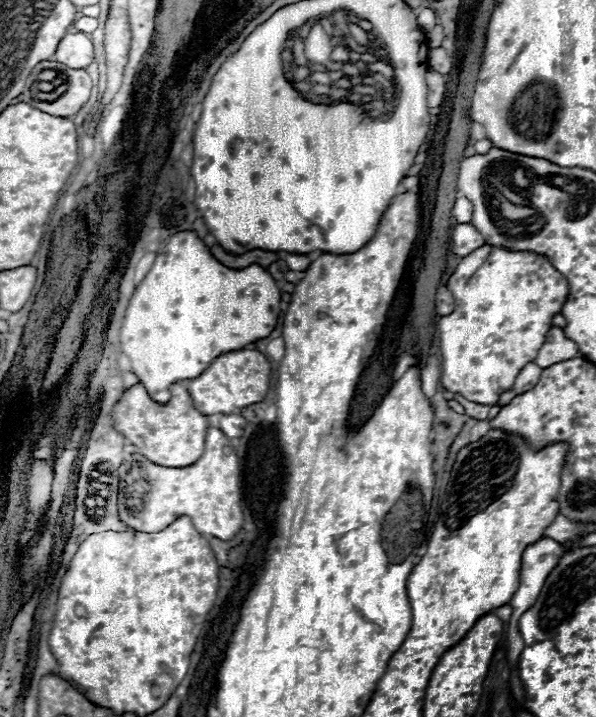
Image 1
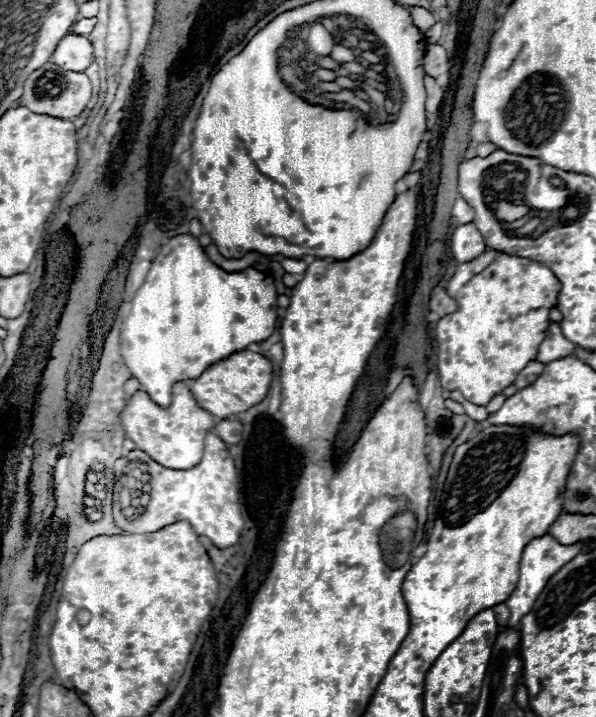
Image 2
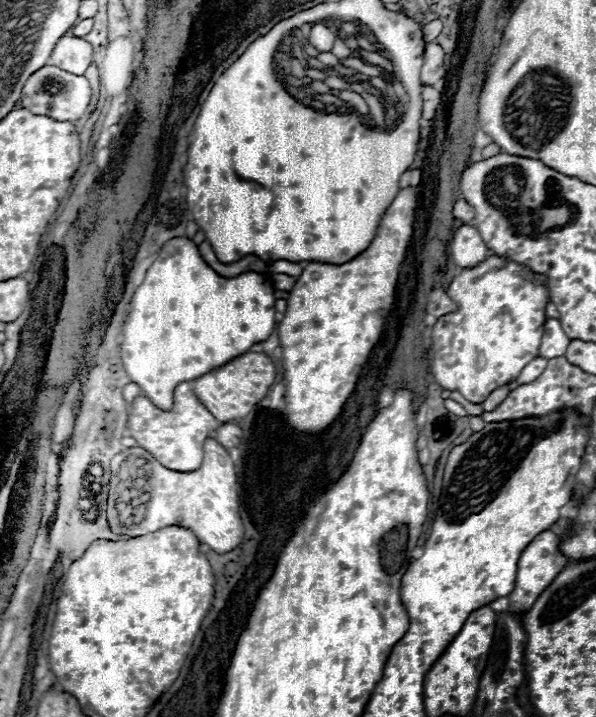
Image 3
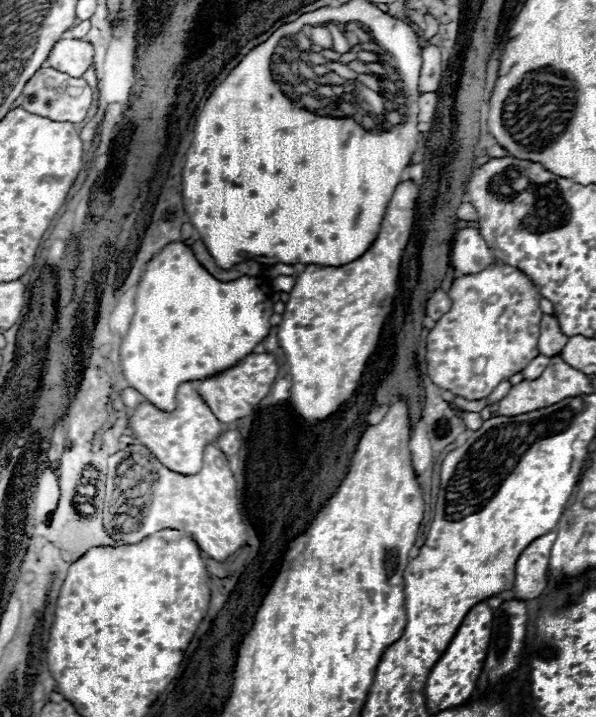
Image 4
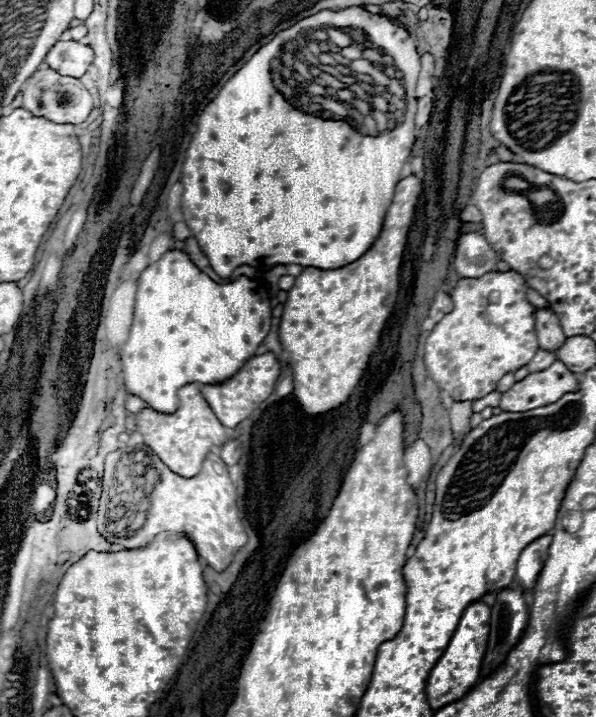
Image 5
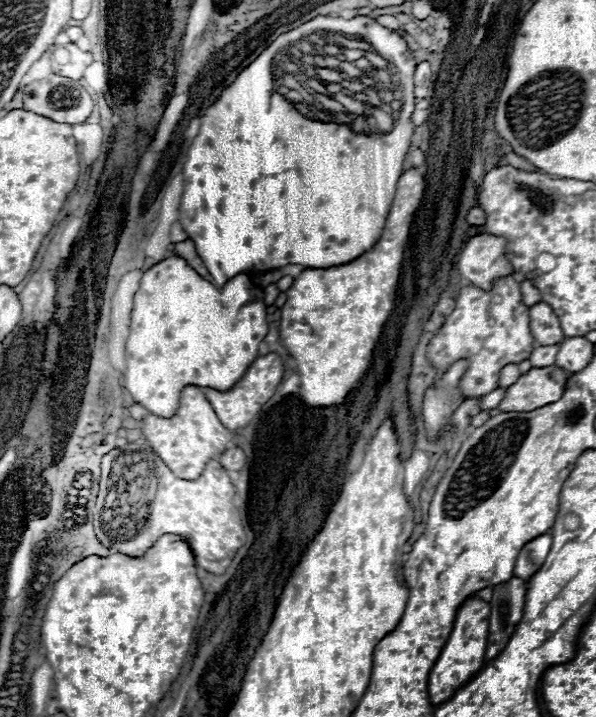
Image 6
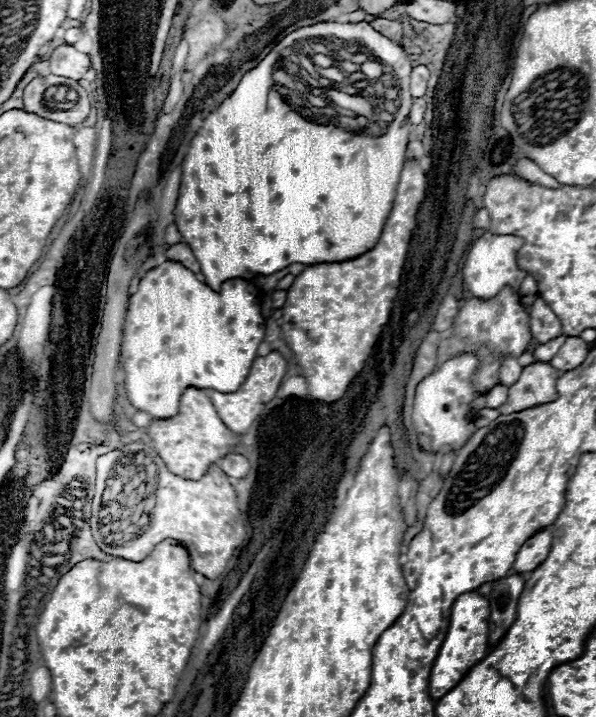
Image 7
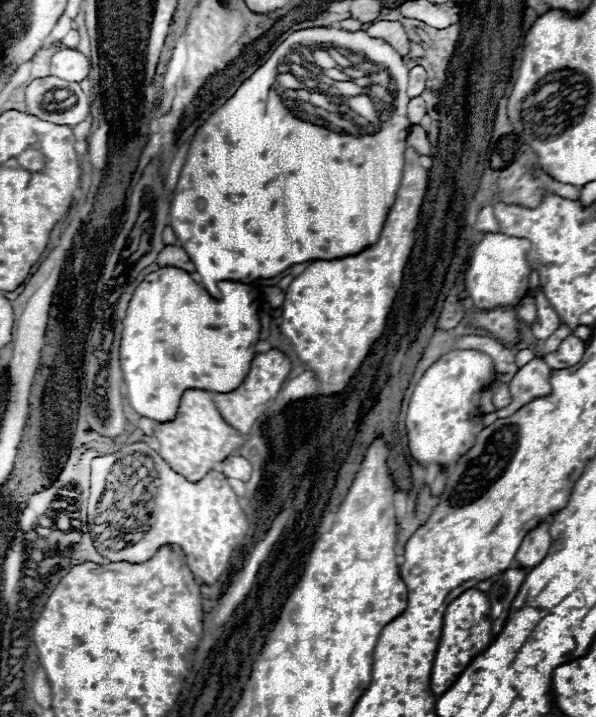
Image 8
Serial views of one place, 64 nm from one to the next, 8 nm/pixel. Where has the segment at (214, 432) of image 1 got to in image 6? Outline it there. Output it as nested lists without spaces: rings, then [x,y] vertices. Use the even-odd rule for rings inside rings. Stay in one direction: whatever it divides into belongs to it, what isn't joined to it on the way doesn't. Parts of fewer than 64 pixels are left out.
[[[154,456],[154,468],[158,468],[158,486],[154,486],[152,496],[144,500],[142,532],[138,532],[134,540],[118,540],[114,548],[122,554],[142,556],[154,540],[158,540],[158,536],[180,534],[190,544],[196,566],[212,574],[222,574],[230,566],[236,550],[246,542],[246,534],[234,506],[236,490],[228,472],[216,458],[206,464],[196,480],[182,480],[174,476],[158,456]]]

